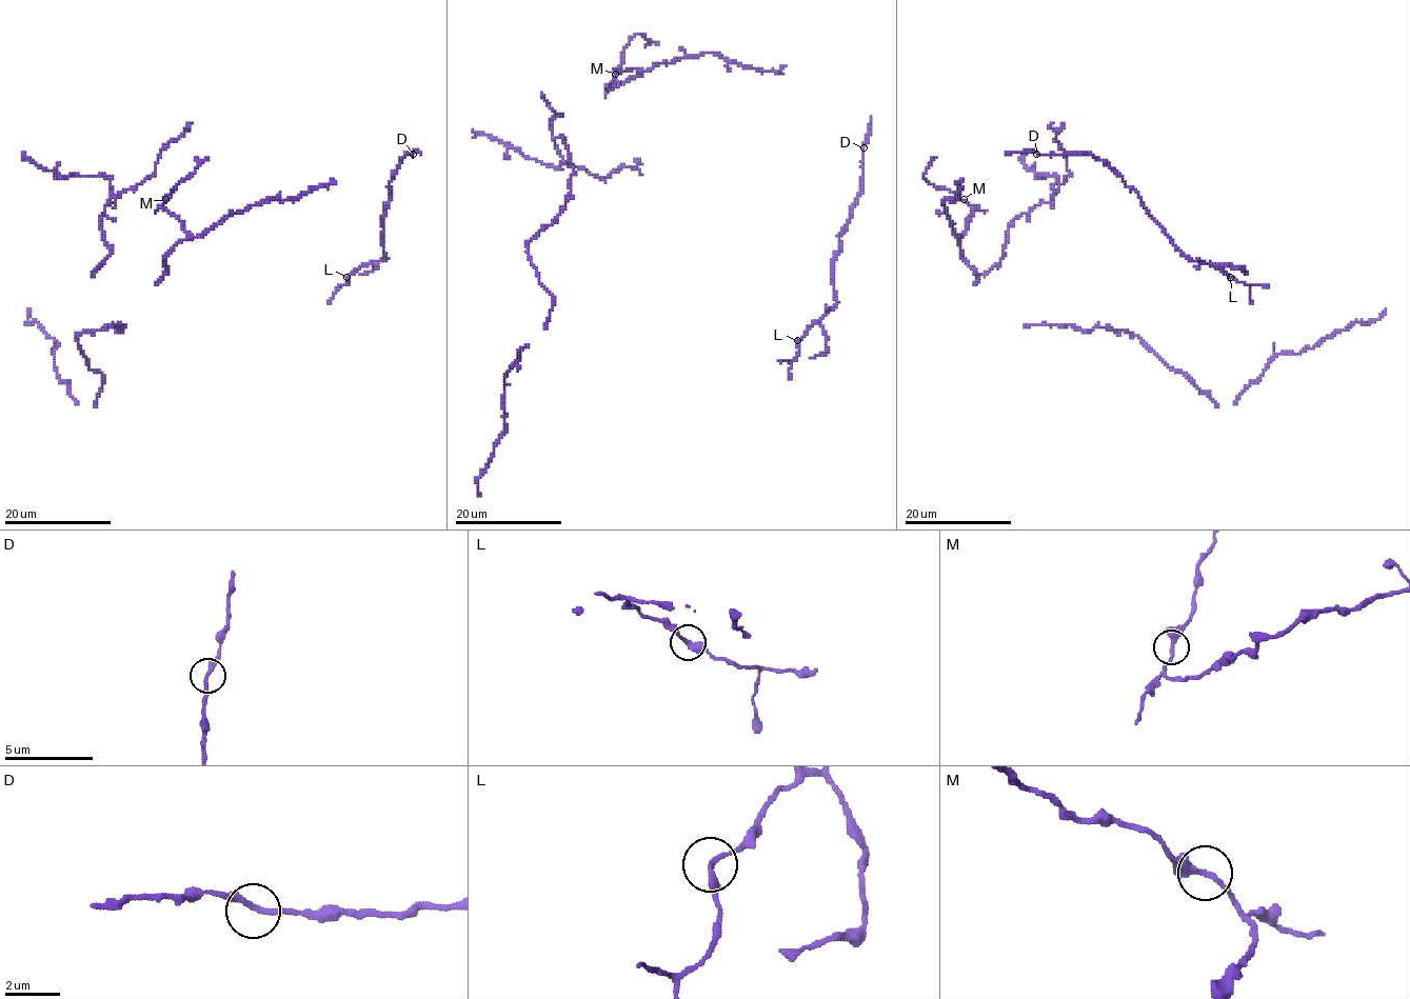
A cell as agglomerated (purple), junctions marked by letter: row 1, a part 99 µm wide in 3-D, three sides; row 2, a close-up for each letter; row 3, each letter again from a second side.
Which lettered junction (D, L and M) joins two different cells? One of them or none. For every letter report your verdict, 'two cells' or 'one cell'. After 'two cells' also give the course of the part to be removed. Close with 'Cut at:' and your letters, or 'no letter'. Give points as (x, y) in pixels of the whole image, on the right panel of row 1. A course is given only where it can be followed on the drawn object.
D: one cell
L: one cell
M: one cell
Cut at: no letter

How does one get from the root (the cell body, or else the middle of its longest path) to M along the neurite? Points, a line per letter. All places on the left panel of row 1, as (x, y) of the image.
M: (186, 240), (189, 234), (163, 207), (165, 199)

